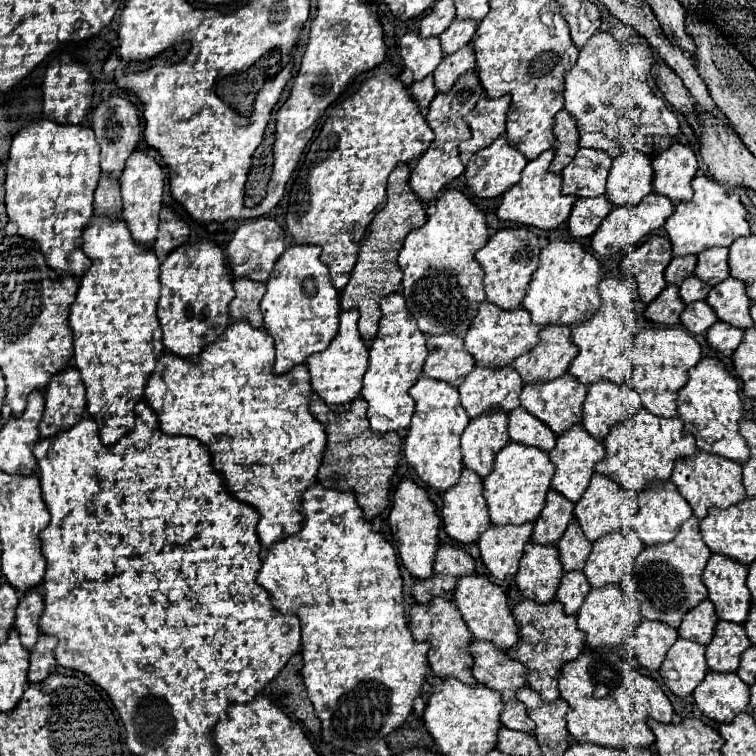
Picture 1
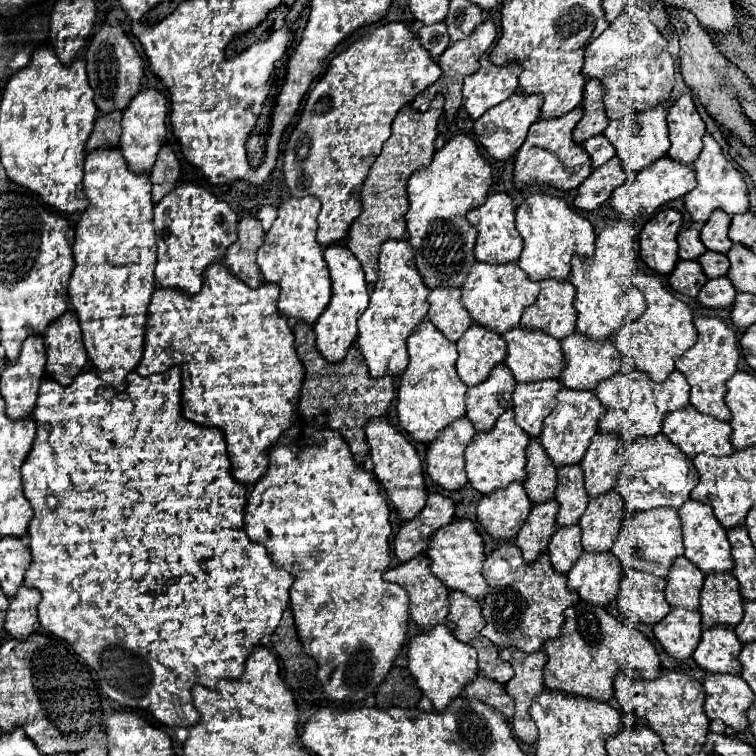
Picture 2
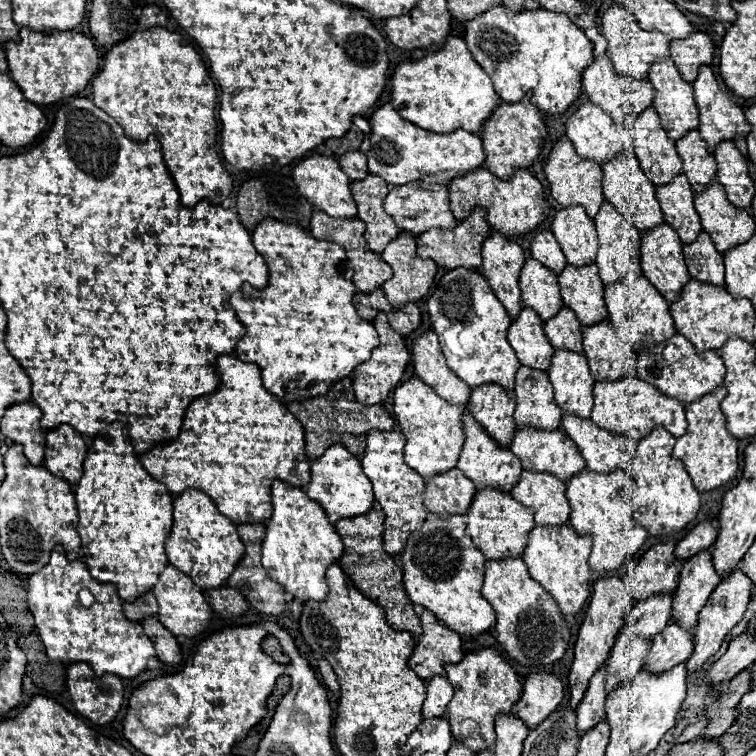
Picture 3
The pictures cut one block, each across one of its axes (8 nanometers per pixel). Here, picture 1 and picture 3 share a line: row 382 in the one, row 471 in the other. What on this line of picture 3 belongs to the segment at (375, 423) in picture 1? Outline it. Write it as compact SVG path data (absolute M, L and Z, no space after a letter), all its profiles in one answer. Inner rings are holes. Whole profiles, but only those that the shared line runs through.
M370 432L366 438L366 452L362 458L362 468L374 488L374 498L382 506L384 520L384 550L390 556L402 554L408 536L418 530L428 512L422 504L424 480L404 464L404 434L400 432Z

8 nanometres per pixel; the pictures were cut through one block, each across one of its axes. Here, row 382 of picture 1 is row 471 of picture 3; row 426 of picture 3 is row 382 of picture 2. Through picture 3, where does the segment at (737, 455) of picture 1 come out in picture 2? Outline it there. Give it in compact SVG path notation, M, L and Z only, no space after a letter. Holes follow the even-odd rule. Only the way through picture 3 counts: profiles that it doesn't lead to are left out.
M708 316L696 318L694 326L698 330L698 342L678 358L676 370L684 372L690 384L690 404L698 412L710 414L722 422L730 422L730 410L724 404L724 396L726 396L726 382L738 370L738 360L740 360L736 332L730 330L724 324L724 320Z

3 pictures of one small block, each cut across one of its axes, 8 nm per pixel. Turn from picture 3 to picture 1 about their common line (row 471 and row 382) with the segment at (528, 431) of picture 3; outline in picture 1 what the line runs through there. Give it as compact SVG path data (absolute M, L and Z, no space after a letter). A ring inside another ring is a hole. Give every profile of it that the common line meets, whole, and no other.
M566 372L566 374L562 374L562 376L556 378L556 380L548 380L548 382L536 380L536 382L524 384L522 394L520 394L520 404L522 404L530 414L534 414L536 418L544 420L544 422L554 430L554 434L562 434L562 432L568 430L572 424L576 424L576 422L582 420L582 402L584 402L586 392L588 392L588 386L582 384L582 382L576 380L572 374Z

